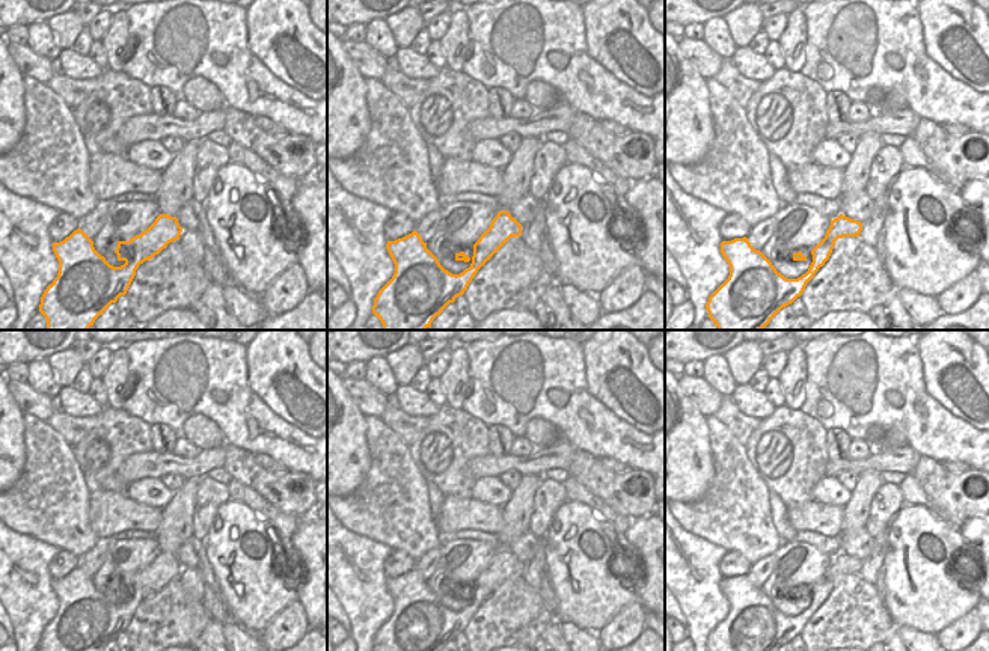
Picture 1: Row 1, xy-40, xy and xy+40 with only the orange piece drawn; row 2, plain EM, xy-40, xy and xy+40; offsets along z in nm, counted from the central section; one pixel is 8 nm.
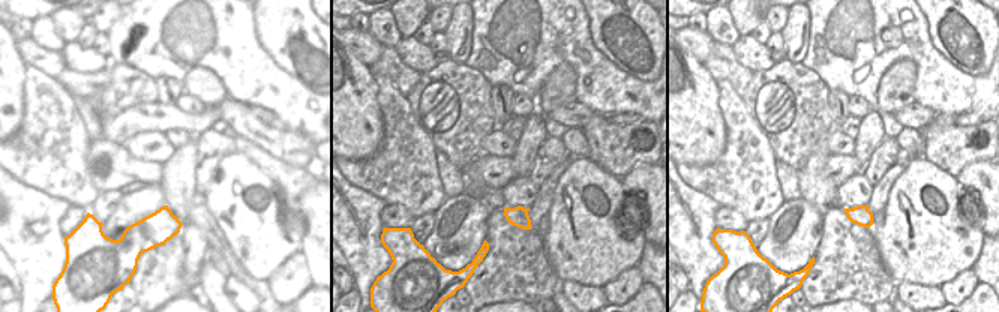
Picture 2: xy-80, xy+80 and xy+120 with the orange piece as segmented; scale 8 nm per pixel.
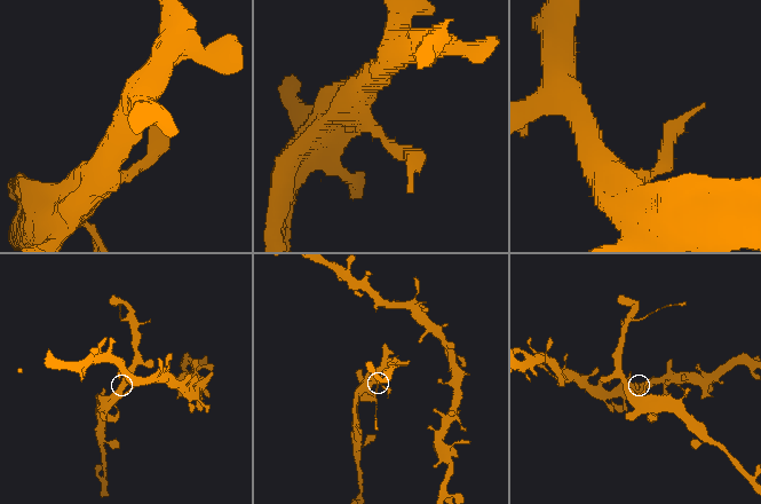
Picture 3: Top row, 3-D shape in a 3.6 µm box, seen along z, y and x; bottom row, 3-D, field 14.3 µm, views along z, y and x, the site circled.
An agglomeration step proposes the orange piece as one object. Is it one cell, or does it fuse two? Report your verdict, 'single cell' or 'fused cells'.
single cell

